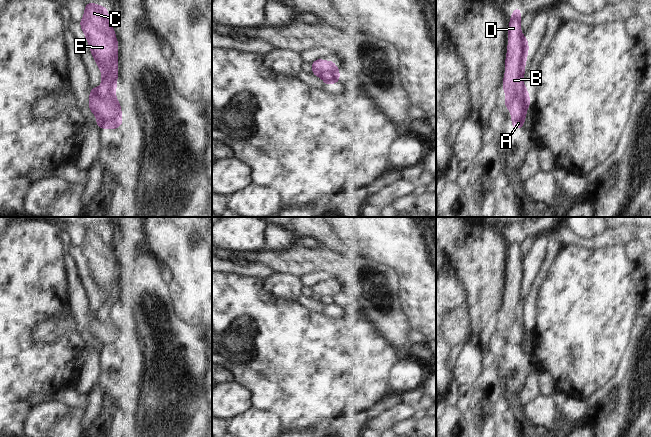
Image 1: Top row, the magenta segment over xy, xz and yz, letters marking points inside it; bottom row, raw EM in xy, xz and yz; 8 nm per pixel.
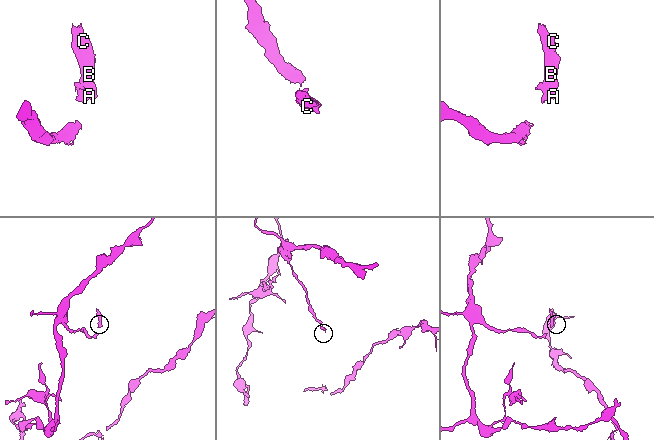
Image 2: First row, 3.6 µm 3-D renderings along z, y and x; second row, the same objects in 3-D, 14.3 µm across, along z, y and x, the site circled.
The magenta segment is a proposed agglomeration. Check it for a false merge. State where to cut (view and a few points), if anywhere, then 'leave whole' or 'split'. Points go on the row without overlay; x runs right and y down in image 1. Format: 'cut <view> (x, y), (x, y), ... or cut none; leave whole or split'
cut none; leave whole

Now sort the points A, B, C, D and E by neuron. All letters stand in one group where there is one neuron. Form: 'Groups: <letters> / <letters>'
Groups: A B C D E

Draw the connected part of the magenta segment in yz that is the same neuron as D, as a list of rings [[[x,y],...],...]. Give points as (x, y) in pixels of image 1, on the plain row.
[[[521,231],[513,232],[508,250],[508,268],[505,280],[505,297],[503,300],[502,312],[506,318],[504,328],[511,338],[512,353],[522,353],[525,348],[527,334],[531,328],[531,322],[526,309],[523,307],[525,291],[529,277],[528,262],[523,259],[521,254]]]

